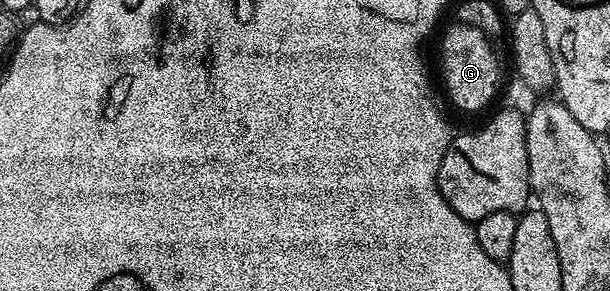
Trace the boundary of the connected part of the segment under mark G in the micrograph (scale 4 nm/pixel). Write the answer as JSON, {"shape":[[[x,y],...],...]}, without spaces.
{"shape":[[[453,21],[440,38],[440,74],[444,77],[444,90],[448,98],[460,110],[484,110],[496,98],[500,90],[500,62],[496,59],[493,39],[470,24]]]}

